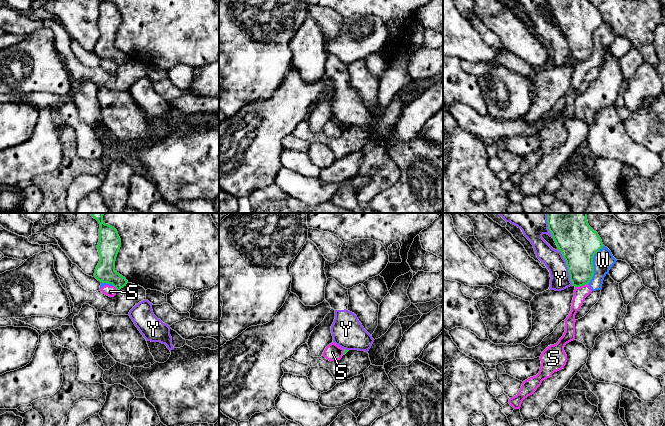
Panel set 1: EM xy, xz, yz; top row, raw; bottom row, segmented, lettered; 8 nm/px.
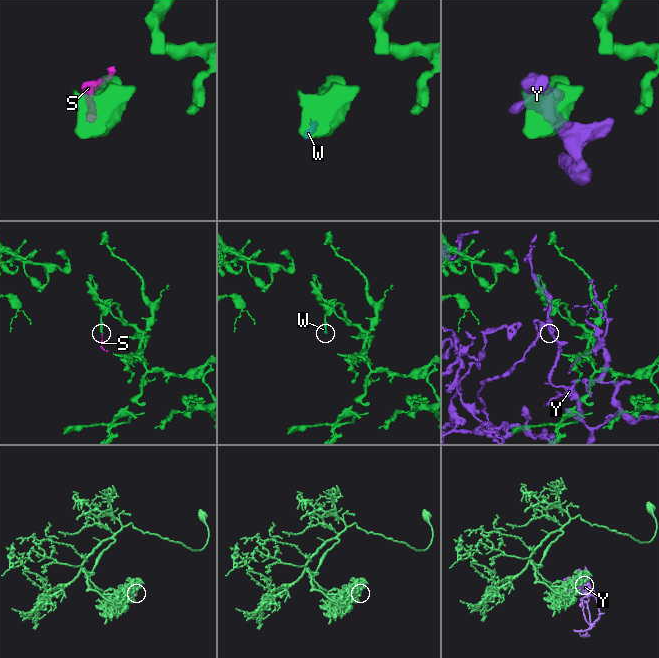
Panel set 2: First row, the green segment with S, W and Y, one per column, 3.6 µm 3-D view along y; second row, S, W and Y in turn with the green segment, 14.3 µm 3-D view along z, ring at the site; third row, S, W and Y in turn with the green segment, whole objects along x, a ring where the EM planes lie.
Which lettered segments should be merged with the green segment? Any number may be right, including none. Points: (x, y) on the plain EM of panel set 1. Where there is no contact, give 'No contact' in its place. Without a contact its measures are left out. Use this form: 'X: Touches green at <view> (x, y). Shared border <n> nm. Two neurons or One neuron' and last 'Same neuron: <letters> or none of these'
S: Touches green at yz (581, 61). Shared border 110 nm. Two neurons
W: Touches green at yz (592, 40). Shared border 340 nm. Two neurons
Y: Touches green at yz (567, 43). Shared border 300 nm. Two neurons
Same neuron: none of these

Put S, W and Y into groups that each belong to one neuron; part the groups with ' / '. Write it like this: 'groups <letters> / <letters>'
groups S W / Y

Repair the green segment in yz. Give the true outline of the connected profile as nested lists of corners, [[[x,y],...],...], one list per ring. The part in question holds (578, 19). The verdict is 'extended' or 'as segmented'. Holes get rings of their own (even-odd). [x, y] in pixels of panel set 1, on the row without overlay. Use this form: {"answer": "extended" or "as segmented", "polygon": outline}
{"answer": "as segmented", "polygon": [[[548,0],[548,5],[566,37],[572,61],[590,58],[594,50],[593,33],[604,22],[589,0]]]}

